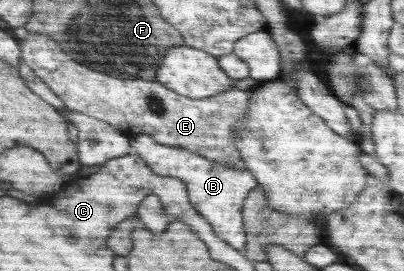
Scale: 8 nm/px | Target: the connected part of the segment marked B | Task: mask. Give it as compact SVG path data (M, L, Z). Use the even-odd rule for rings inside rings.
M149 133L130 136L130 153L138 155L158 176L172 176L187 186L190 204L213 226L220 240L242 250L246 244L243 204L250 190L258 184L248 171L198 156L184 148L164 146L155 142Z

